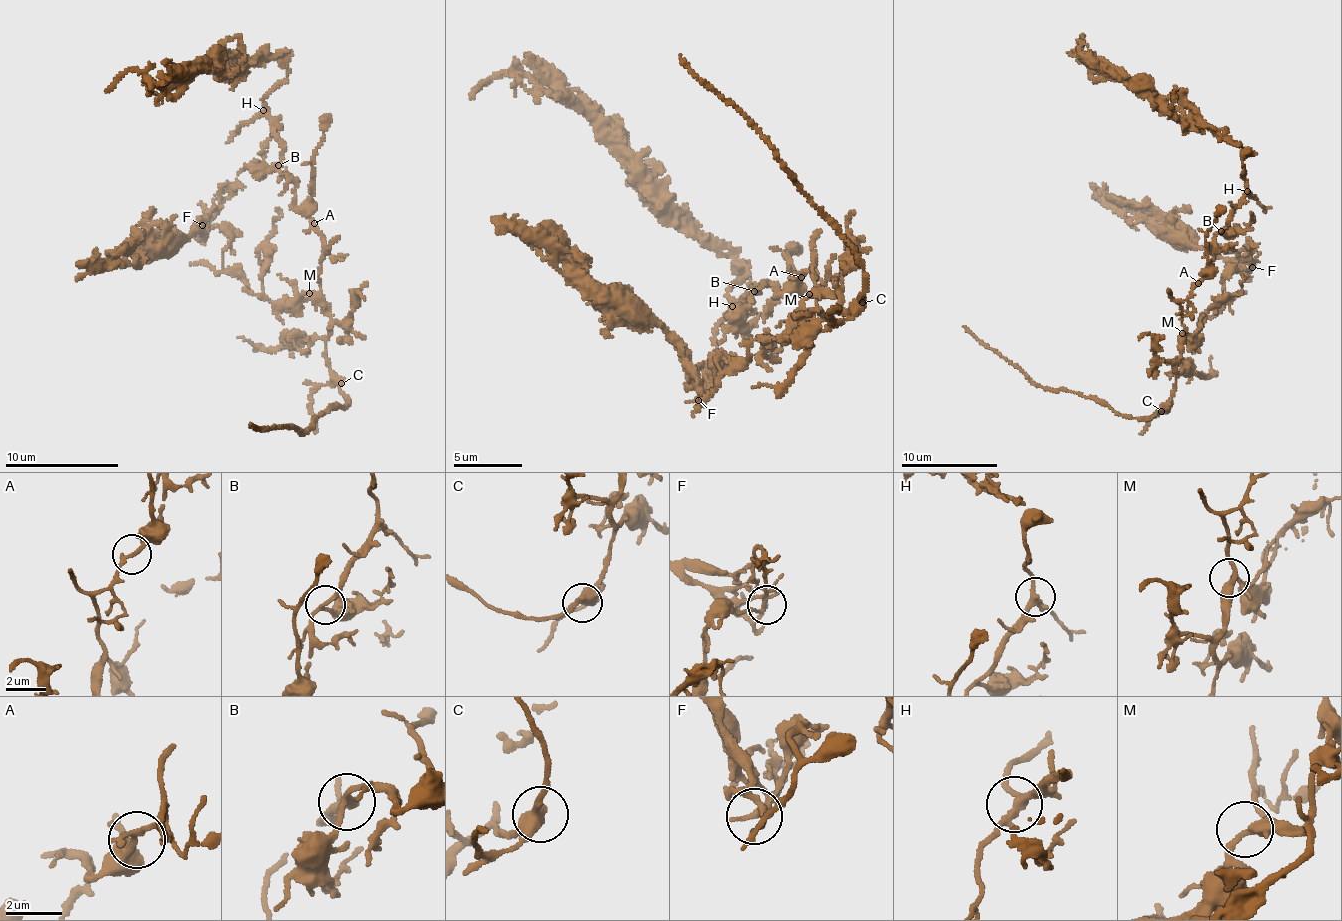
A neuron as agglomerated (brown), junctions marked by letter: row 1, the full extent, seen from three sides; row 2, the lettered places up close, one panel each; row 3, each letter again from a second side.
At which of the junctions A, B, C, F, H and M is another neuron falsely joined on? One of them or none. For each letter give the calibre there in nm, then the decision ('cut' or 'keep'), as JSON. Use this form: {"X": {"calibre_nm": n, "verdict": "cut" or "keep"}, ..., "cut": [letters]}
{"A": {"calibre_nm": 180, "verdict": "keep"}, "B": {"calibre_nm": 170, "verdict": "keep"}, "C": {"calibre_nm": 340, "verdict": "keep"}, "F": {"calibre_nm": 160, "verdict": "keep"}, "H": {"calibre_nm": 260, "verdict": "keep"}, "M": {"calibre_nm": 280, "verdict": "keep"}, "cut": []}

